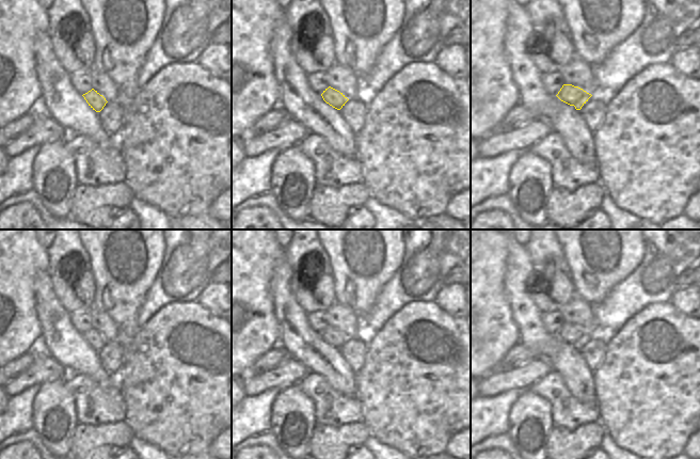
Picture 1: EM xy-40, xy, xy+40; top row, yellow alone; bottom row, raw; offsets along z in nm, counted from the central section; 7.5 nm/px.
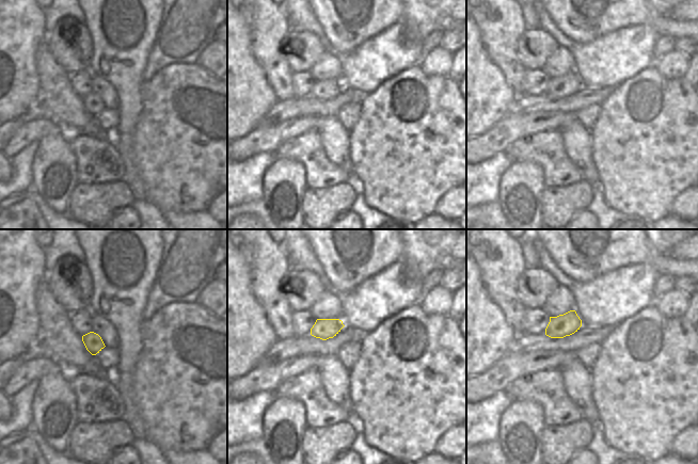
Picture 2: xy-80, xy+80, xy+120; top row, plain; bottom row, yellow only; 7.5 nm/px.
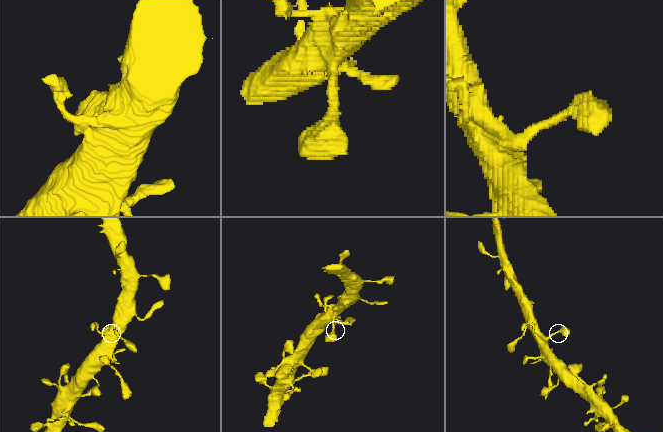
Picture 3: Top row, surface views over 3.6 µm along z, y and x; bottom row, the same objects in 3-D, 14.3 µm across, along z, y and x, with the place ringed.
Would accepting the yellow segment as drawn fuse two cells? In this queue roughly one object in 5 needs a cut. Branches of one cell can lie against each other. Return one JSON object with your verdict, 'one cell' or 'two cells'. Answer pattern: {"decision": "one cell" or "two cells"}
{"decision": "one cell"}

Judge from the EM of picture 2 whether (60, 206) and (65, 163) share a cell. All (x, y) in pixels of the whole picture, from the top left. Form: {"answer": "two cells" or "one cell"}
{"answer": "one cell"}

